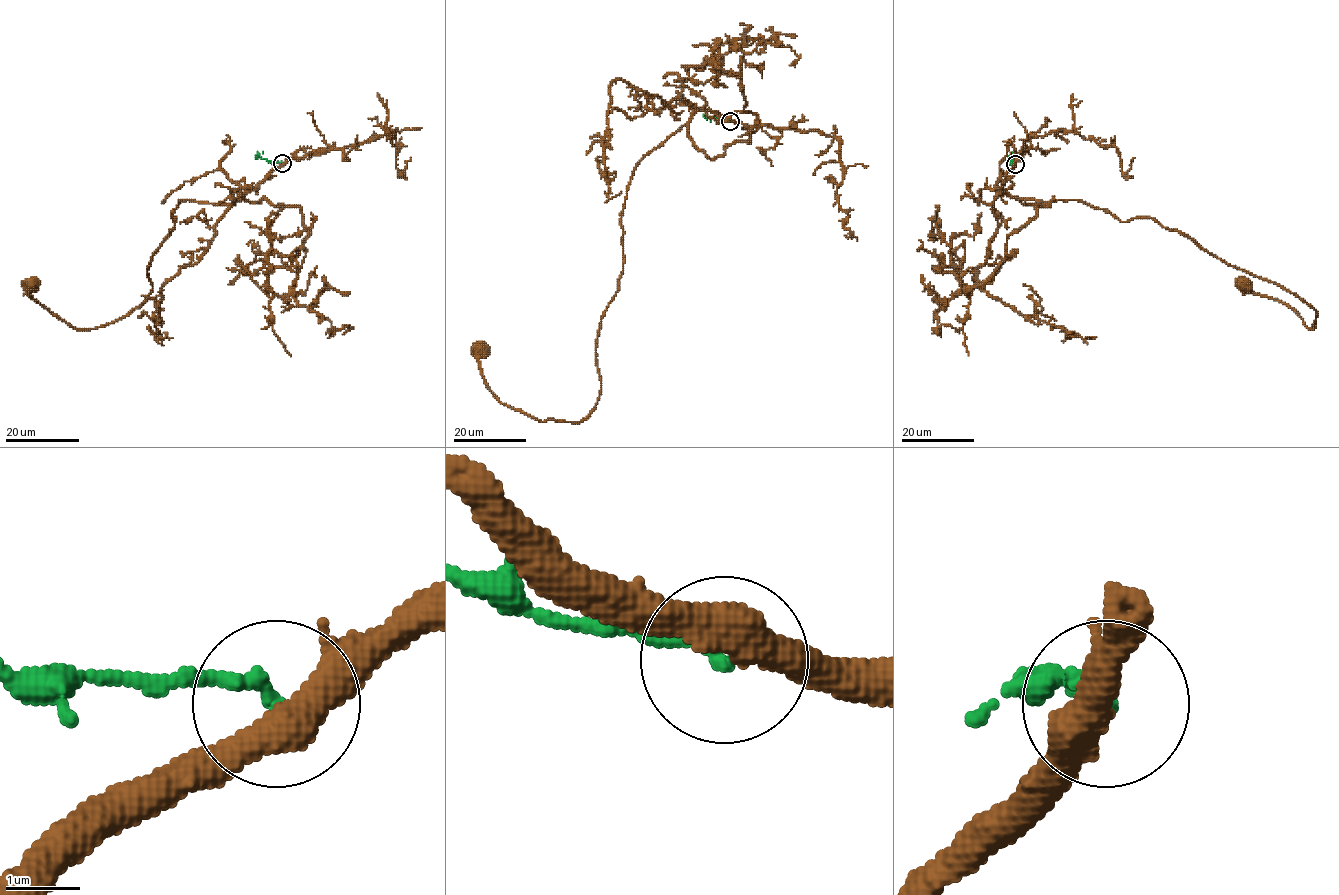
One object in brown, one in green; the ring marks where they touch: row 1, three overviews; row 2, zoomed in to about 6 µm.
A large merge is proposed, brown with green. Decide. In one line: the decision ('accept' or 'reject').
accept

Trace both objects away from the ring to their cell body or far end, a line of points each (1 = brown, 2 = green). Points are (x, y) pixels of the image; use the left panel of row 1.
1: (283, 164), (229, 204), (181, 200), (148, 266), (151, 292), (126, 315), (76, 329), (32, 297), (30, 285)
2: (283, 163), (262, 159), (260, 156), (263, 152)

